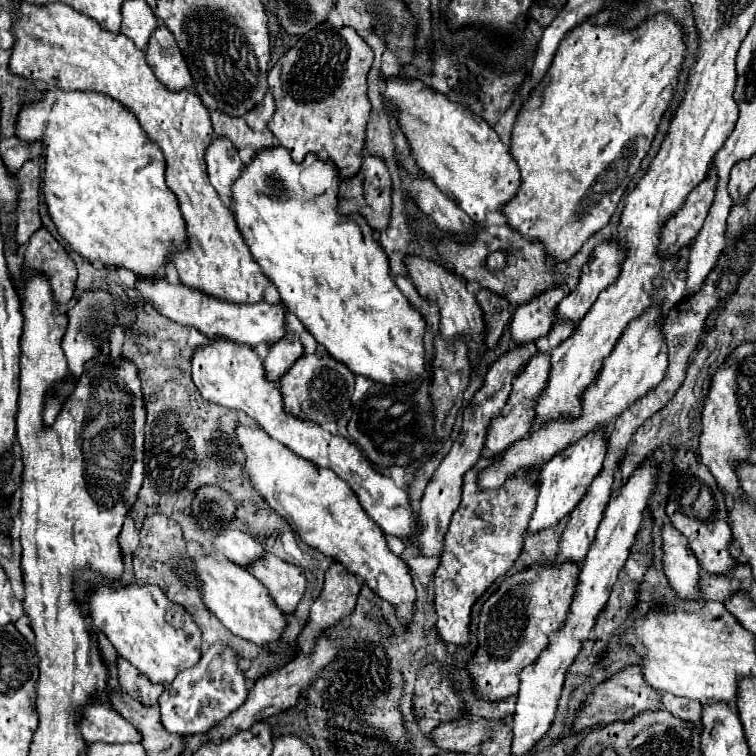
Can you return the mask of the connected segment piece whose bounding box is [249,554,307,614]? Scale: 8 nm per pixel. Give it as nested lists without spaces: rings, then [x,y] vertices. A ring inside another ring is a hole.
[[[269,554],[257,568],[249,572],[257,576],[265,588],[269,588],[271,596],[277,600],[277,606],[285,614],[293,614],[297,610],[297,604],[307,590],[307,578],[299,566],[283,562],[281,558]]]

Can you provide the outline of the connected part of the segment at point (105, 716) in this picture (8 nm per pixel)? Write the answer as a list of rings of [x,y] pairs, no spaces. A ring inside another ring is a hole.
[[[91,704],[81,712],[79,728],[83,738],[105,744],[123,744],[123,742],[141,742],[141,732],[127,722],[115,708],[107,708],[105,704]]]

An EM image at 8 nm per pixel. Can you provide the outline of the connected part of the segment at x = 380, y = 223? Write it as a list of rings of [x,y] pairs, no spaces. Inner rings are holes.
[[[365,154],[359,174],[355,174],[353,178],[345,178],[339,184],[341,212],[345,214],[359,212],[369,220],[373,230],[385,230],[389,226],[389,214],[391,214],[391,190],[393,186],[391,186],[391,176],[389,176],[385,160],[381,156]]]

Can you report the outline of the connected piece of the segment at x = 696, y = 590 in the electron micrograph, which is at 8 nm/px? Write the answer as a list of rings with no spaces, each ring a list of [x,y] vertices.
[[[665,524],[663,528],[663,552],[665,574],[677,596],[685,602],[701,602],[699,560],[689,548],[685,536],[681,536],[681,532],[677,532],[671,524]]]

